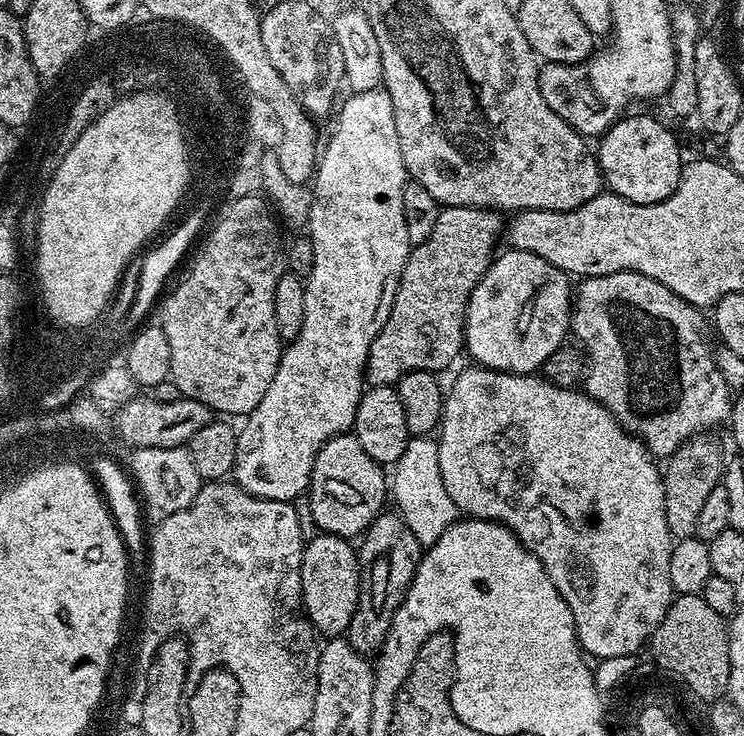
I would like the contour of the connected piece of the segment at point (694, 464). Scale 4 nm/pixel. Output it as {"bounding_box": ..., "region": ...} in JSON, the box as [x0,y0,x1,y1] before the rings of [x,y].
{"bounding_box":[663,434,726,541],"region":[[[708,434],[692,437],[675,454],[667,457],[665,464],[668,465],[663,465],[666,526],[670,526],[673,541],[696,536],[698,517],[710,490],[721,487],[726,456],[720,453],[719,446],[711,440],[712,438]]]}

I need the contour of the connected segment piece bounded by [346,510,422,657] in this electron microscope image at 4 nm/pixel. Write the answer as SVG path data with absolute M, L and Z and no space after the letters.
M381 511L372 521L367 532L363 533L364 545L359 545L360 558L360 601L354 610L354 618L350 618L346 638L354 650L364 656L371 657L379 653L386 642L386 634L390 634L390 626L394 622L394 614L416 576L416 567L420 564L422 547L418 538L411 533L410 527L402 516L395 511Z

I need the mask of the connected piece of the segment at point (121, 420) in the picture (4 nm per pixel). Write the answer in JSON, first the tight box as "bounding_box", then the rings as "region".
{"bounding_box":[114,394,214,450],"region":[[[140,394],[125,402],[114,413],[114,419],[116,419],[116,432],[120,435],[122,443],[129,444],[129,449],[135,450],[144,447],[183,448],[190,438],[194,438],[194,434],[198,434],[198,430],[202,430],[202,426],[206,426],[214,419],[214,413],[212,409],[197,400],[182,398],[178,402],[158,402],[153,400],[151,395]]]}

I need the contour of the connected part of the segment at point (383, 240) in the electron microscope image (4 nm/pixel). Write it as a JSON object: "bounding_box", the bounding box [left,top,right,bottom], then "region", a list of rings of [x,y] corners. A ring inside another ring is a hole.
{"bounding_box":[232,86,410,501],"region":[[[383,86],[371,88],[365,92],[352,92],[349,100],[344,105],[341,103],[340,117],[336,120],[336,129],[332,132],[332,137],[328,140],[328,145],[323,145],[318,156],[316,174],[312,189],[312,209],[309,212],[307,222],[307,235],[314,246],[314,266],[312,273],[306,278],[304,289],[306,290],[306,314],[302,318],[302,330],[298,330],[295,340],[291,341],[281,351],[278,370],[274,374],[274,382],[270,382],[270,390],[266,390],[266,398],[254,406],[254,410],[248,413],[243,421],[244,429],[239,429],[236,441],[238,450],[236,451],[236,461],[232,467],[235,483],[240,485],[242,490],[254,494],[258,498],[267,500],[295,501],[296,497],[305,495],[308,491],[308,483],[312,480],[314,470],[314,458],[318,450],[330,438],[347,433],[356,423],[356,411],[360,397],[366,391],[366,369],[368,367],[368,355],[370,346],[374,338],[386,326],[386,318],[390,318],[390,310],[394,306],[396,291],[402,278],[402,270],[408,261],[410,245],[406,234],[406,214],[402,210],[402,194],[404,185],[409,183],[410,177],[402,162],[402,146],[398,146],[398,126],[394,126],[394,106],[390,94]]]}

